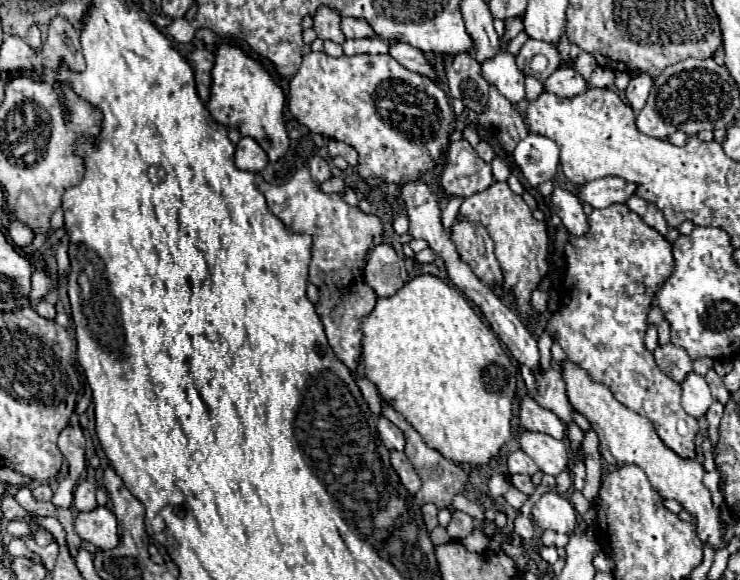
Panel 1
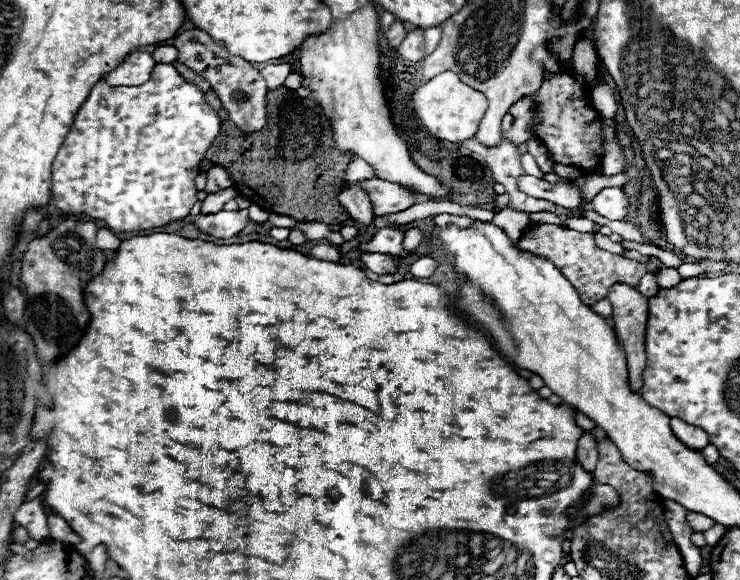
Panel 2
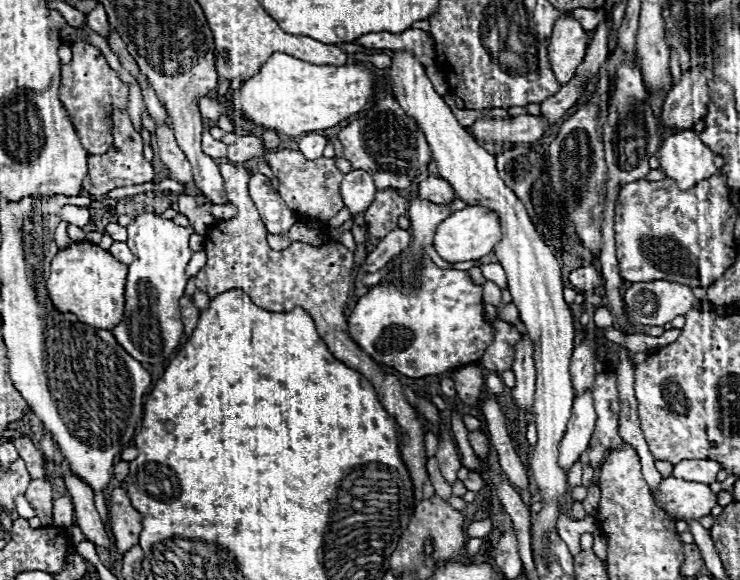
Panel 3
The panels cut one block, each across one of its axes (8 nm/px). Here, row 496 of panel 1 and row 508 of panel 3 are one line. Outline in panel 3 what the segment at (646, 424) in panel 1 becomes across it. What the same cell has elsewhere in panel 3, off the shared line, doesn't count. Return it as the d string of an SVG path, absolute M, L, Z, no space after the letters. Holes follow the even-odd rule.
M666 478L660 482L656 504L666 510L674 520L700 520L716 506L718 496L708 484L688 482L682 478Z

